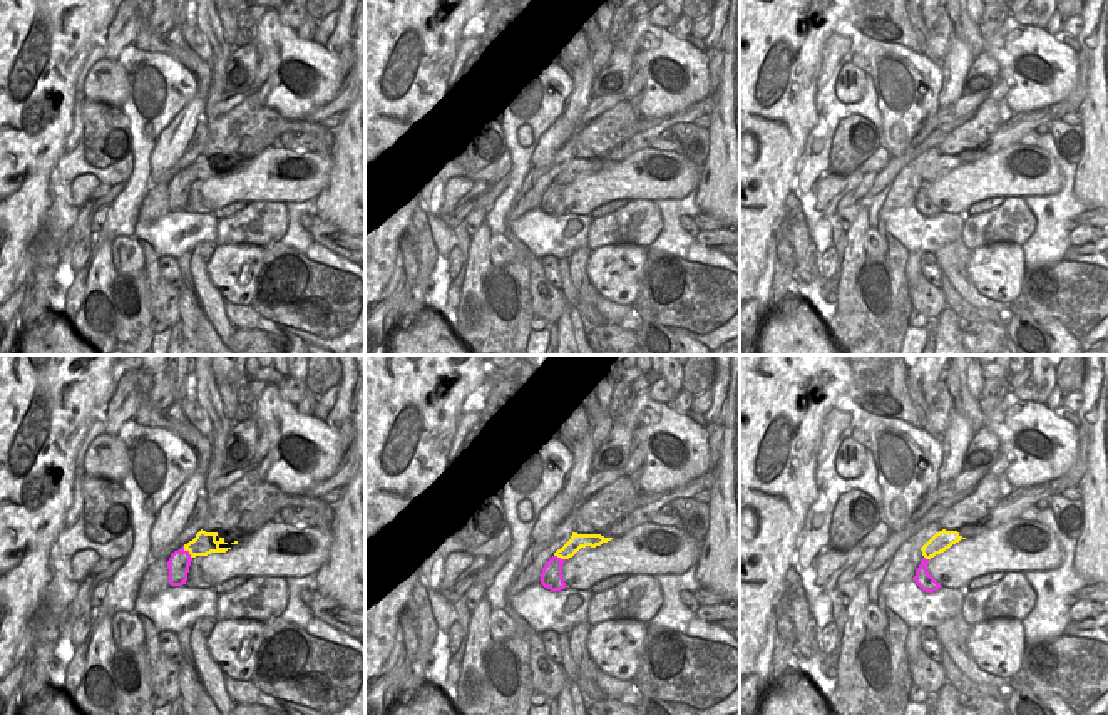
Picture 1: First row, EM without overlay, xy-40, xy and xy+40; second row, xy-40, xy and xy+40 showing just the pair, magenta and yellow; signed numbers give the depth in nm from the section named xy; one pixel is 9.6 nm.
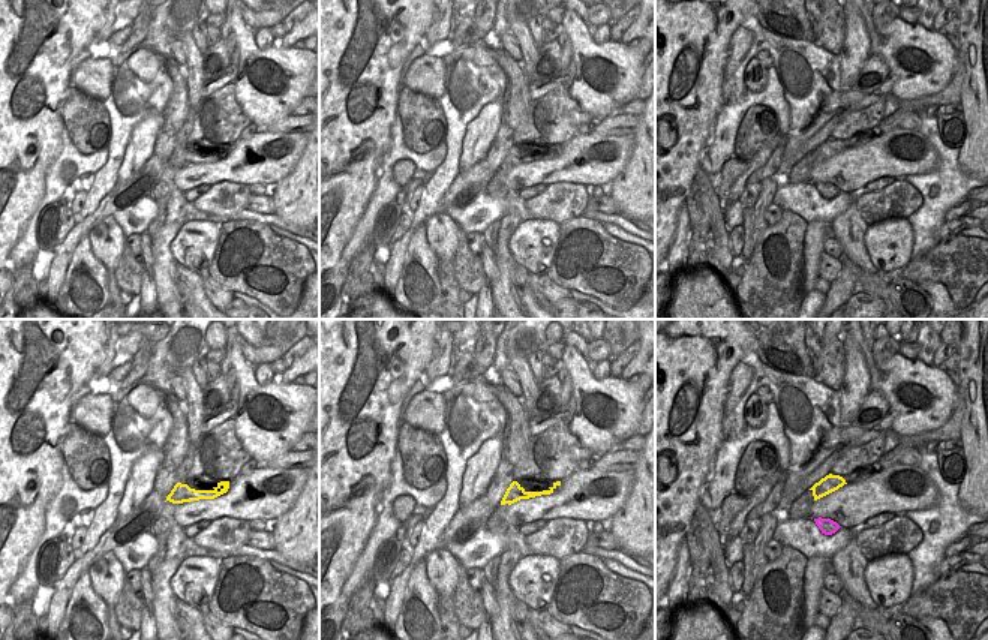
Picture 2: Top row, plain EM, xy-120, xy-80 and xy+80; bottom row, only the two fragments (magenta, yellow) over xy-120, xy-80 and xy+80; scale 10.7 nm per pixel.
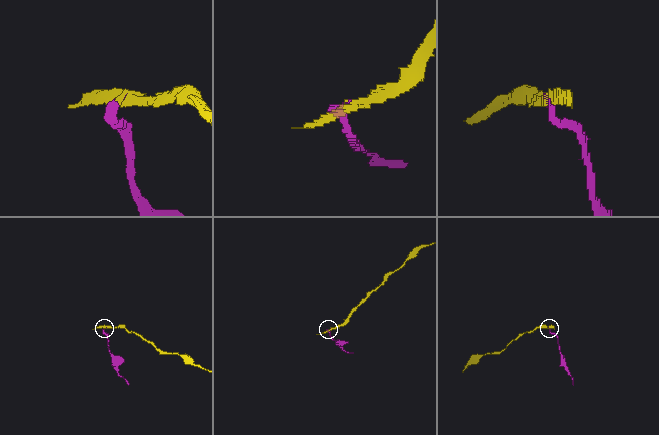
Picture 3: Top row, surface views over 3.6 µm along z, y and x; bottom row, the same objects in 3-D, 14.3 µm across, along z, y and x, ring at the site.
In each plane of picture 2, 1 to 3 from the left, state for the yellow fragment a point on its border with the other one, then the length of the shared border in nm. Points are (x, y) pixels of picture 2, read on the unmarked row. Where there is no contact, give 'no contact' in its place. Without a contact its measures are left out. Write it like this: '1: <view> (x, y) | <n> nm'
1: no contact
2: no contact
3: no contact

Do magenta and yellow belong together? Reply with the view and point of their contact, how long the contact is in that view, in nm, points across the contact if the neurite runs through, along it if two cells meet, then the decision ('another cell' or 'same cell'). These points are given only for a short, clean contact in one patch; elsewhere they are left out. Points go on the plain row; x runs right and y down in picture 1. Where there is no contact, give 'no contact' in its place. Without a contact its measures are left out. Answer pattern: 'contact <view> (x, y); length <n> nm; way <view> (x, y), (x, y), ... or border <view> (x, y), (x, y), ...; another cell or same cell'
contact xy-40 (188, 178); length 150 nm; border xy-40 (183, 171), (191, 183); another cell

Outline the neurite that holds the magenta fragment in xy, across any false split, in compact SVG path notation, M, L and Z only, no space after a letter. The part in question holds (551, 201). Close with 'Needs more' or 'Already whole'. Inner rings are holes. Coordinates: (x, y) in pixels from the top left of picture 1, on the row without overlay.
M552 181L541 198L541 209L551 216L561 216L566 213L564 203L562 203L562 189L566 184L561 184L557 181Z. Already whole

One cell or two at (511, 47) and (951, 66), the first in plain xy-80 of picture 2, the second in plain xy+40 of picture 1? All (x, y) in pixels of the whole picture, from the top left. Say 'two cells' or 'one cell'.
two cells

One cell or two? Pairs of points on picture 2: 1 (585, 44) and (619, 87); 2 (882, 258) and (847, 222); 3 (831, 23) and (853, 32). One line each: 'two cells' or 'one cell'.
1: one cell
2: two cells
3: two cells

